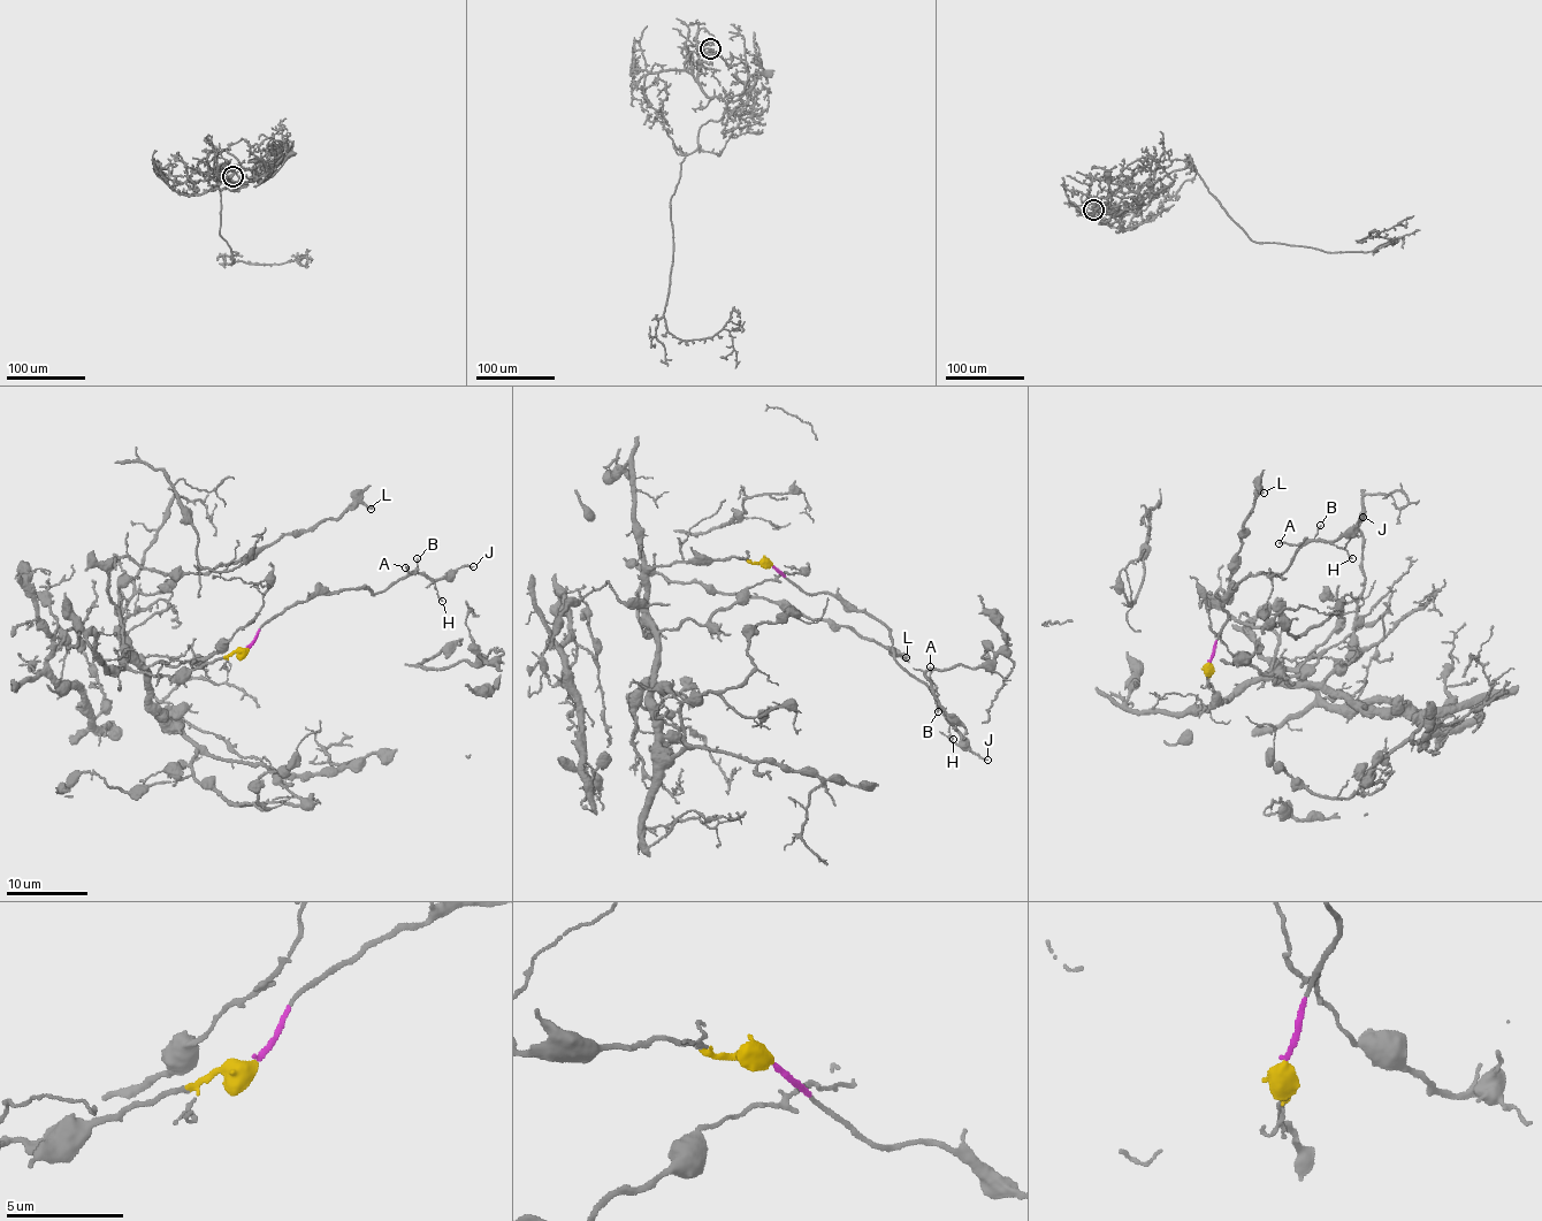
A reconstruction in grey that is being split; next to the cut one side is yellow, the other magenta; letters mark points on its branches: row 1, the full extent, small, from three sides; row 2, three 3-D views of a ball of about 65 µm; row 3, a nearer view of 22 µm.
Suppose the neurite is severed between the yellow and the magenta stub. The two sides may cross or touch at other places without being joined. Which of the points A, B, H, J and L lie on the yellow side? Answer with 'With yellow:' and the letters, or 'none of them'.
With yellow: L

